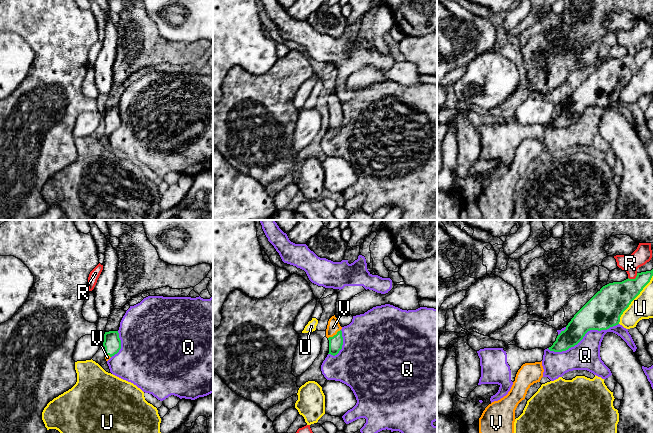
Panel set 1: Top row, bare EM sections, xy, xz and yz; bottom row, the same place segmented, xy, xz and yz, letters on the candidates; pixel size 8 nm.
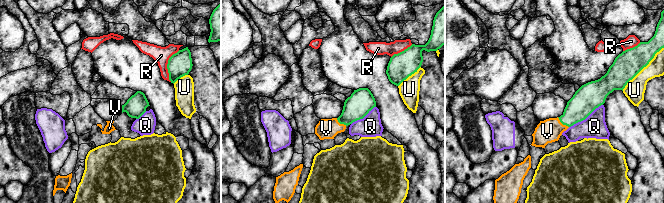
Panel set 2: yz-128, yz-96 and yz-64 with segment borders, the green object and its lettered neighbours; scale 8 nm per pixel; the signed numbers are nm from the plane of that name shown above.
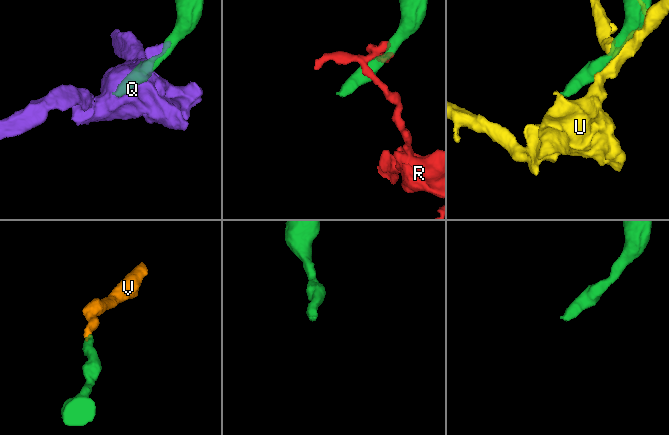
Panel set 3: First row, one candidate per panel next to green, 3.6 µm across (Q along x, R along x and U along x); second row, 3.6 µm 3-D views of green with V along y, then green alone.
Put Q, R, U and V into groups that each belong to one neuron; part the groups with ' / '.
Q / R / U / V

